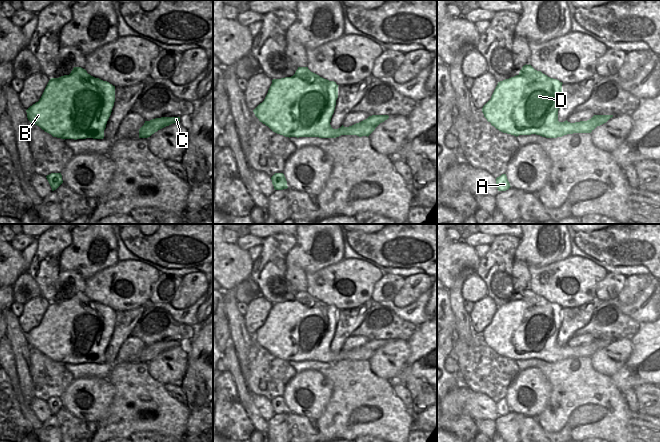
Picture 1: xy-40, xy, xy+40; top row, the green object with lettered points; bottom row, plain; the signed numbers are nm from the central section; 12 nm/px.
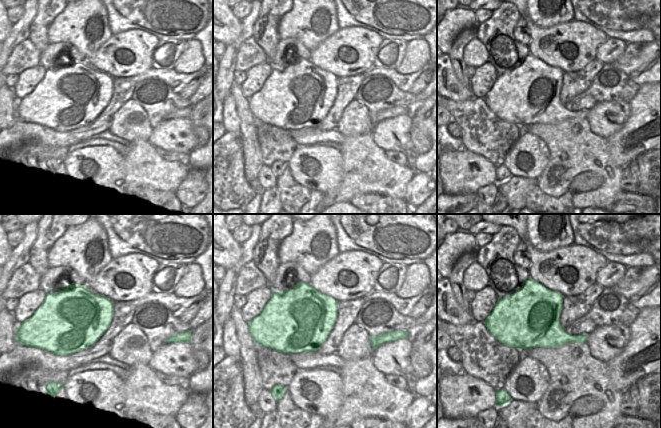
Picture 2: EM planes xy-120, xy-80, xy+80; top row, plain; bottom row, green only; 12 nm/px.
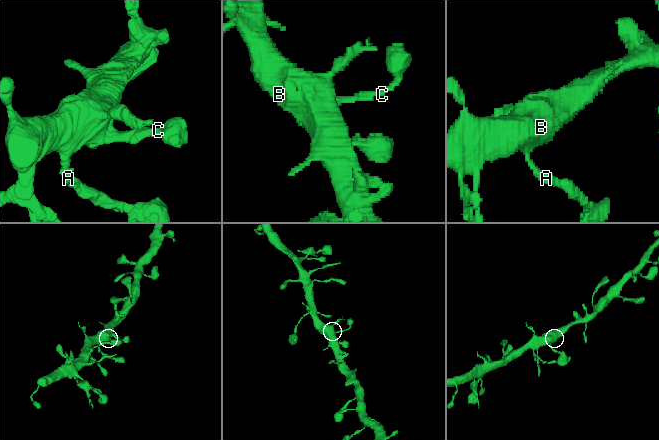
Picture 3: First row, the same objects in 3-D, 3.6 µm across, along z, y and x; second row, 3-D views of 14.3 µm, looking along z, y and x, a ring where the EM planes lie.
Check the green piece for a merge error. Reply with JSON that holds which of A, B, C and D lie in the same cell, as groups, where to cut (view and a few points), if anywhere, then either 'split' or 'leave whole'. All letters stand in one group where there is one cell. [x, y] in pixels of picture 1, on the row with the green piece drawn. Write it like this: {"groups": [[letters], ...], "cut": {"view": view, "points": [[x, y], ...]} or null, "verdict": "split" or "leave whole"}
{"groups": [["A", "B", "C", "D"]], "cut": null, "verdict": "leave whole"}

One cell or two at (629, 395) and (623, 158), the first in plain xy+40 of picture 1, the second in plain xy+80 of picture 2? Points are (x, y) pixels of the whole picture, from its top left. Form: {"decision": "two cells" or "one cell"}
{"decision": "two cells"}

